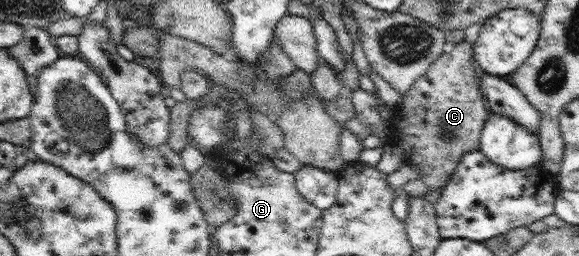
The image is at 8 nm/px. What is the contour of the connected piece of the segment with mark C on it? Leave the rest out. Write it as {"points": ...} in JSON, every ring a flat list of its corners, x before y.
{"points":[[461,41,447,47,442,55,429,65,427,72,402,95,402,102,389,120,391,127,387,140,401,148,406,165,416,166,421,171,421,180,428,186,429,191,443,188,461,158,467,152,480,151,480,134,491,113,487,100,480,91,479,69,474,62,473,45]]}

